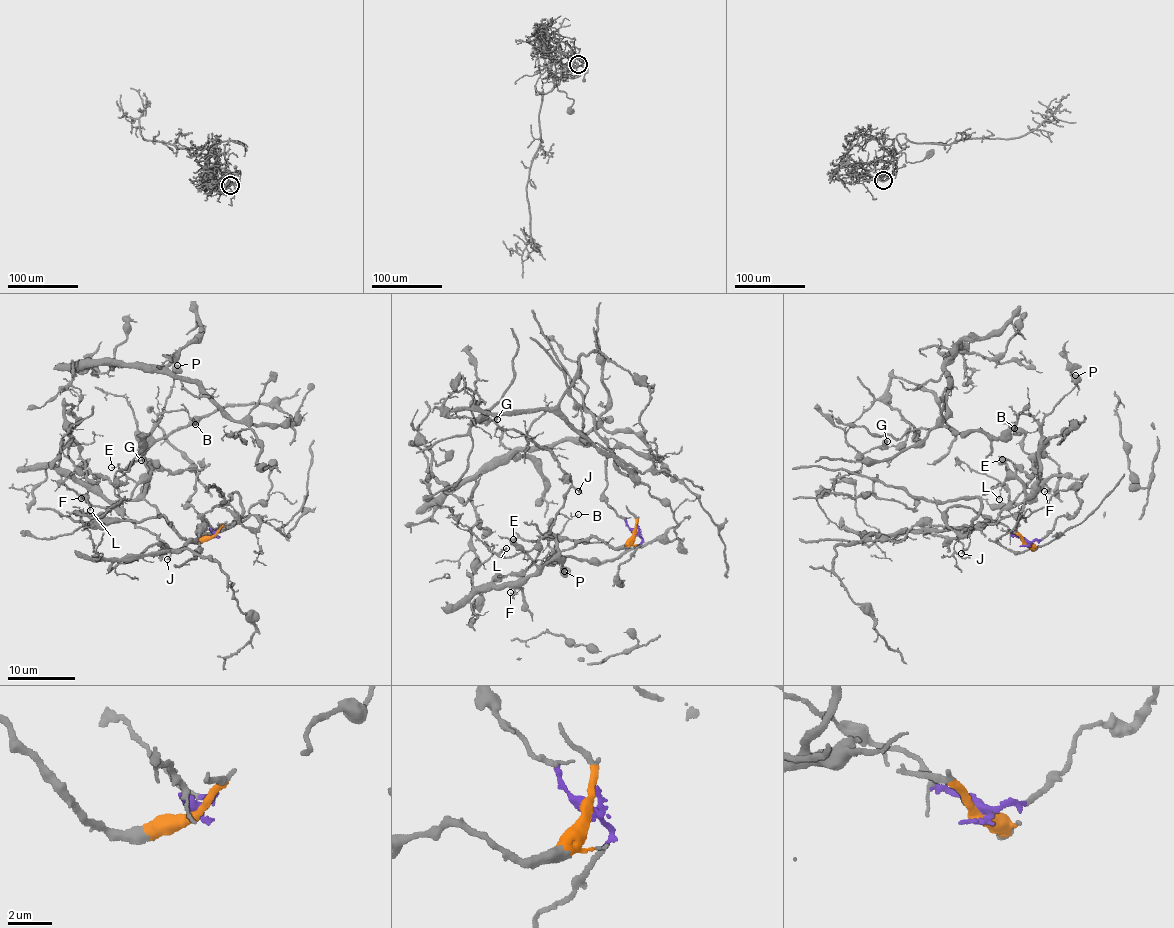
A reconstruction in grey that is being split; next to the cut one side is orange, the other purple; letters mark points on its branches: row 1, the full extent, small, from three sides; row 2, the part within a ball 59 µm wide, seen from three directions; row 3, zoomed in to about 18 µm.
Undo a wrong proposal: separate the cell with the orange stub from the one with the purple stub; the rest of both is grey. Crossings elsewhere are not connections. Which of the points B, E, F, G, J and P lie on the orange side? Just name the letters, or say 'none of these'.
B, E, F, P

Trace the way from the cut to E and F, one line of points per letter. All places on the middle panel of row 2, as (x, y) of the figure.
E: (635, 532), (624, 544), (613, 548), (591, 536), (560, 552), (546, 537), (512, 538)
F: (635, 532), (624, 544), (613, 548), (591, 536), (557, 553), (513, 595), (510, 592)

